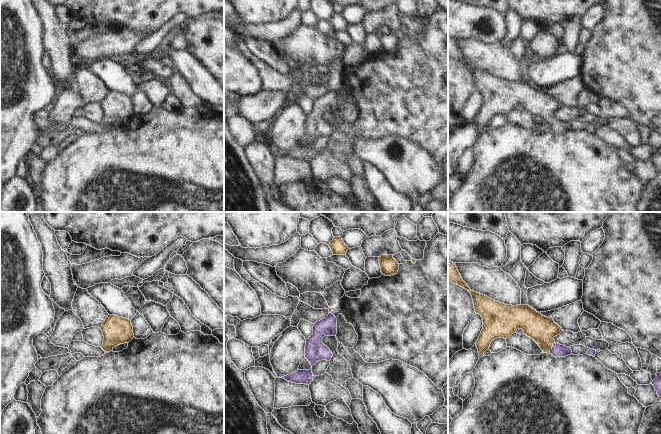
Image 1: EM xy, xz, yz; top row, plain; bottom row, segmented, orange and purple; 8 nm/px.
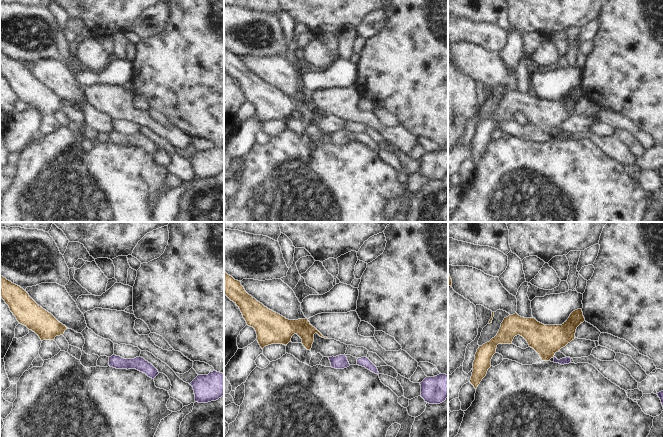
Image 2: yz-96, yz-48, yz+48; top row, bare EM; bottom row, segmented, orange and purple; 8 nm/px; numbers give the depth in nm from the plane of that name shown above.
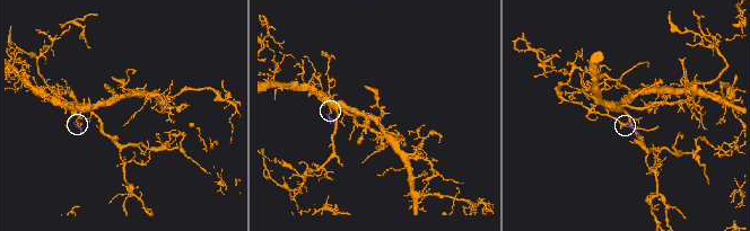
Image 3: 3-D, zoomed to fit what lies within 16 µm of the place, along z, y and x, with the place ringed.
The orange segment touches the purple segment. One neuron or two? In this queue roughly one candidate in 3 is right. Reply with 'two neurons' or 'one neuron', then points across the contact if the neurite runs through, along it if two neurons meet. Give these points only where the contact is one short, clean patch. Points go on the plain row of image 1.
one neuron | across yz (541, 105), (544, 114), (552, 122), (557, 126)

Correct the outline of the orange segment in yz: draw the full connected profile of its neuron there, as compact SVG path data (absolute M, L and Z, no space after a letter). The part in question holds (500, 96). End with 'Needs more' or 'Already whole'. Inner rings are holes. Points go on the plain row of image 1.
M448 36L448 56L471 69L476 90L483 95L483 105L476 118L479 134L485 132L491 118L497 114L509 114L517 105L533 115L544 129L554 133L572 130L570 123L555 118L554 113L563 106L553 94L543 92L529 81L506 81L471 67L463 57L455 39Z. Needs more

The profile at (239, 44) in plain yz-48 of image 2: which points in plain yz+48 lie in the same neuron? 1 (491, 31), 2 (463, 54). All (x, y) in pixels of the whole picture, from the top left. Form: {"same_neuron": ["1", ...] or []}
{"same_neuron": ["1"]}

